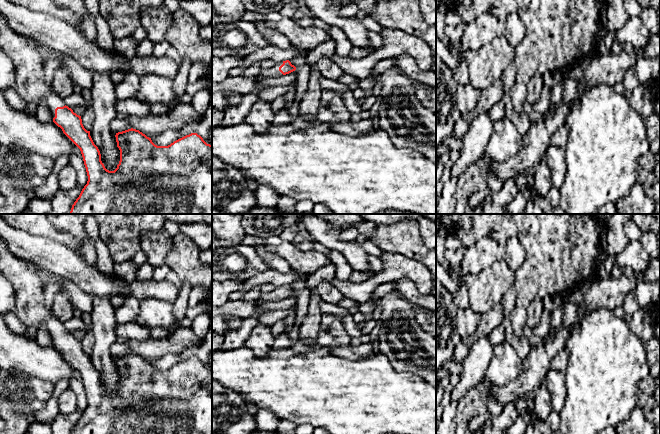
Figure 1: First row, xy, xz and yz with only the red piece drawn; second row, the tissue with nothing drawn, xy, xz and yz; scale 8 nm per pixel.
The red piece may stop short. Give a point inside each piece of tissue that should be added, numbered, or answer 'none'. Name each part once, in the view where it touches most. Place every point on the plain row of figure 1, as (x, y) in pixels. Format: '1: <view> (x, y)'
1: xy (29, 290)

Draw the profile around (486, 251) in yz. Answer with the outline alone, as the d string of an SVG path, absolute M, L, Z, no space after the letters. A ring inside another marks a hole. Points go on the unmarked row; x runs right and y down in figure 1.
M483 237L465 248L461 264L463 274L476 274L503 260L505 246L490 237Z

